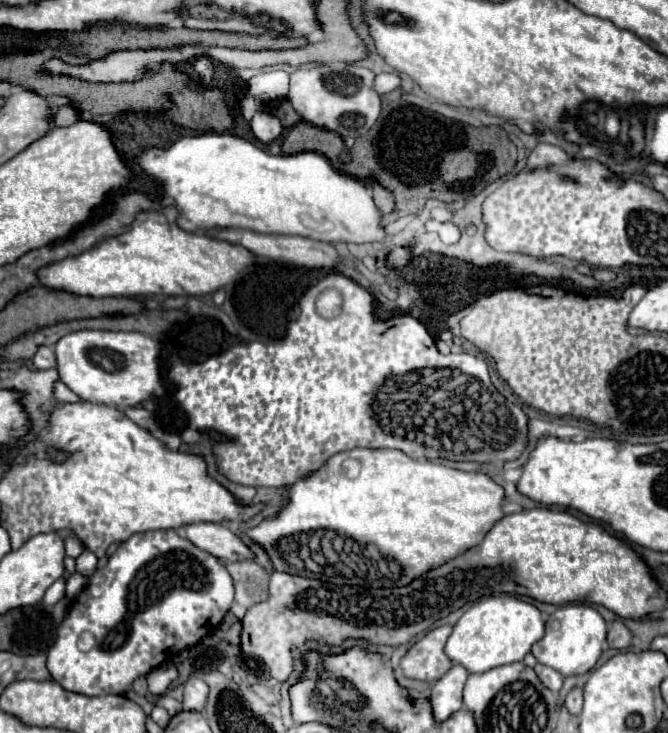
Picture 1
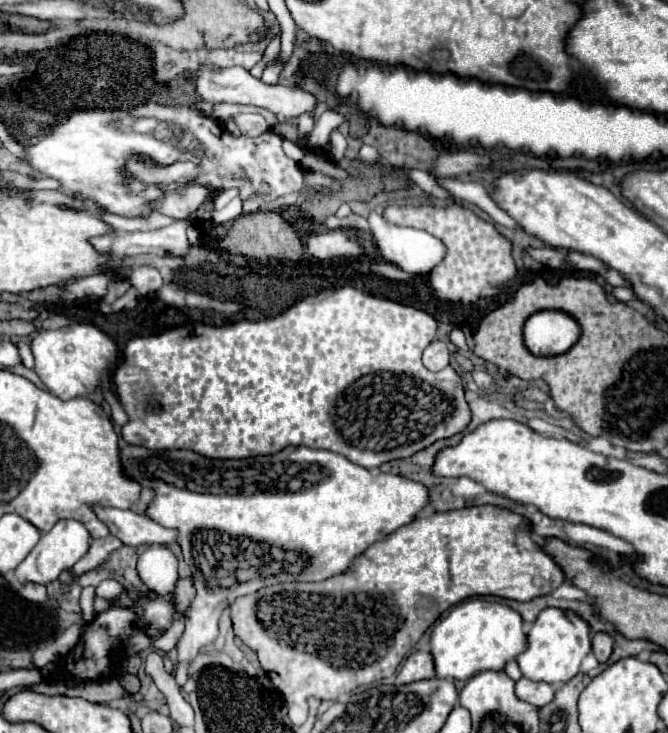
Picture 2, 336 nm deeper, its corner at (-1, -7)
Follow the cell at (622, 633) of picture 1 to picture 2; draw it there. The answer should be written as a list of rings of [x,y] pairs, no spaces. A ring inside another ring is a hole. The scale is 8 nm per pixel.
[[[606,632],[594,634],[592,652],[598,658],[598,662],[606,662],[610,658],[610,654],[612,654],[612,648],[614,648],[614,640],[612,640],[610,634],[606,634]]]

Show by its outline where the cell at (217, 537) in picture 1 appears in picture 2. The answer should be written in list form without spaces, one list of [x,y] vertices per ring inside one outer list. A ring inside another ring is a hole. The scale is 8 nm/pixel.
[[[94,506],[98,518],[110,528],[110,534],[122,540],[128,546],[168,546],[178,540],[178,532],[160,526],[148,516],[140,516],[134,510],[118,510],[118,508],[100,508]]]

